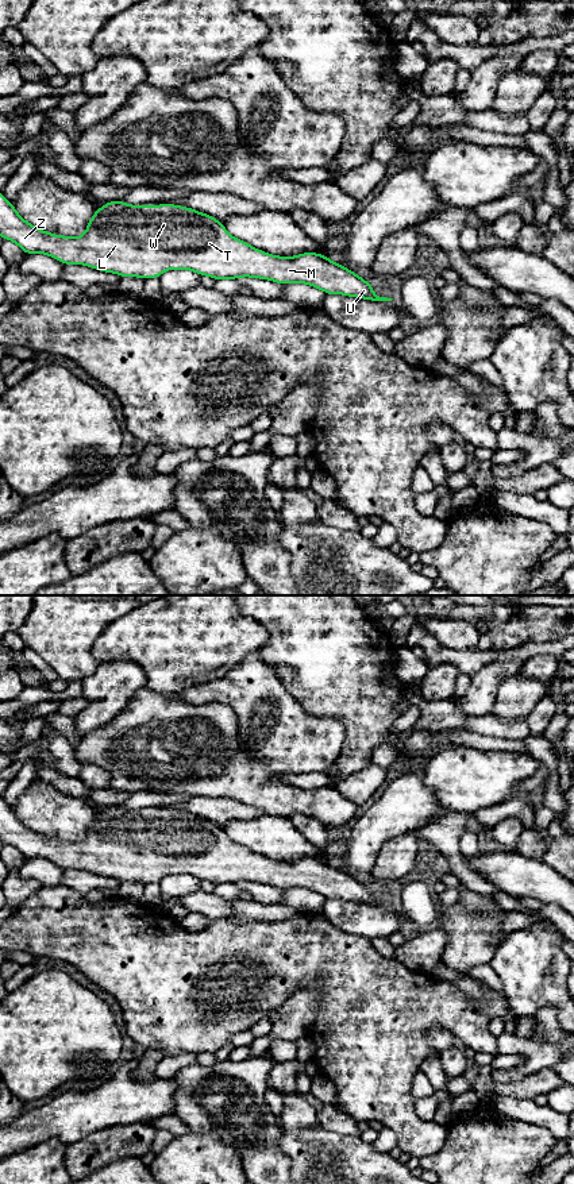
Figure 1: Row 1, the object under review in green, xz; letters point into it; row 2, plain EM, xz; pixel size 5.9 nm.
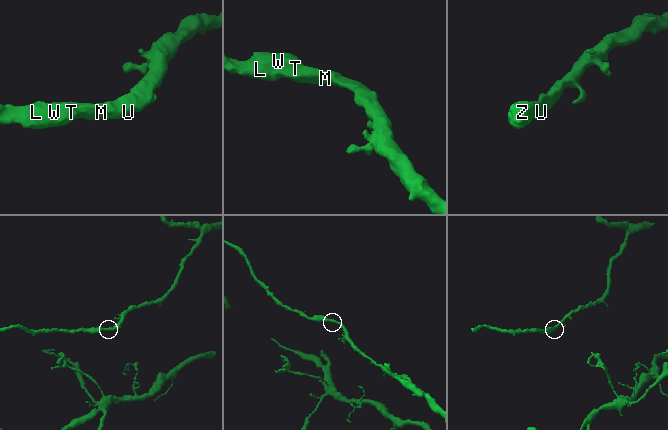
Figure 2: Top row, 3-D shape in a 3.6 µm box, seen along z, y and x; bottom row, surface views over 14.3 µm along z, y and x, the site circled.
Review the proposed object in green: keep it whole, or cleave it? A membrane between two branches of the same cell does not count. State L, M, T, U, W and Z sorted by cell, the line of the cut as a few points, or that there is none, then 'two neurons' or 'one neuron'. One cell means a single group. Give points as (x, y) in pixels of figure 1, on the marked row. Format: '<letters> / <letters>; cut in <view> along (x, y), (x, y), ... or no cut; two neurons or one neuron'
L M T U W Z; no cut; one neuron

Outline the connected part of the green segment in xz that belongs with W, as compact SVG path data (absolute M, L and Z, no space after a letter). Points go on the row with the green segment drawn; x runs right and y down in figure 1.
M0 192L0 236L12 240L24 254L46 254L63 265L85 265L120 277L159 278L166 270L192 270L213 279L251 277L284 285L307 284L325 294L343 294L371 301L392 301L373 292L373 285L324 254L301 252L277 257L263 252L231 236L224 224L192 208L158 204L130 205L120 200L107 201L90 217L85 234L78 238L53 235L26 221Z

